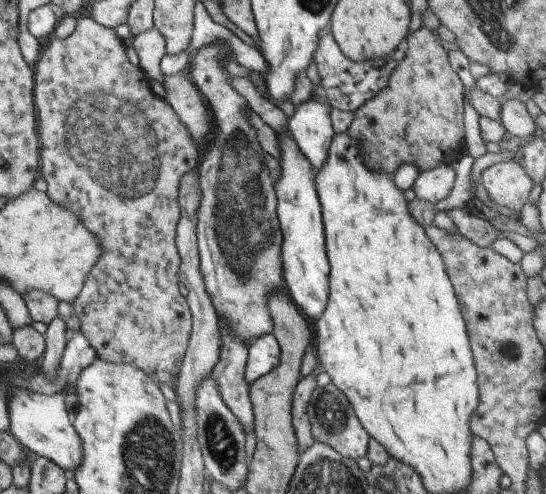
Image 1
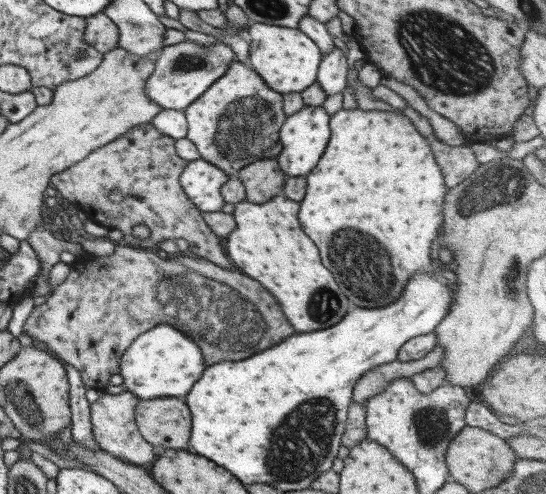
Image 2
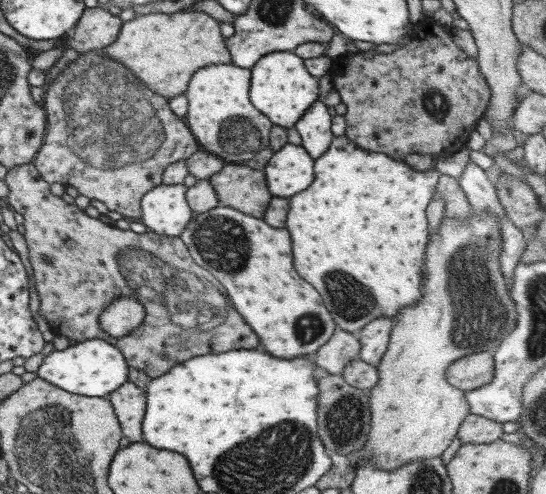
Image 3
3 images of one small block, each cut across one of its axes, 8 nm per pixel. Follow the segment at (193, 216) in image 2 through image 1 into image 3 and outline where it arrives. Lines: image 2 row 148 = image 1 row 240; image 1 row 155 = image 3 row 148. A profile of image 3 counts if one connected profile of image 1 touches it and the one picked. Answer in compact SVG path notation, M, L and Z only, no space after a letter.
M91 49L83 53L78 53L78 55L79 57L77 57L77 59L67 63L55 78L50 79L43 88L44 94L41 105L46 116L46 129L44 130L42 144L37 149L31 162L45 182L49 184L52 182L59 182L65 187L73 186L78 194L82 194L90 200L99 200L99 202L103 202L107 210L116 211L125 219L137 220L137 218L141 216L140 200L142 194L145 194L145 192L151 190L151 188L161 184L162 172L165 166L179 160L184 161L189 155L201 150L201 148L193 139L183 118L177 117L177 115L173 114L173 111L169 109L167 99L149 90L149 87L143 85L137 77L133 76L123 63L119 63L119 61L115 61L115 59L111 59L111 57L107 57L107 55L103 53L103 49Z

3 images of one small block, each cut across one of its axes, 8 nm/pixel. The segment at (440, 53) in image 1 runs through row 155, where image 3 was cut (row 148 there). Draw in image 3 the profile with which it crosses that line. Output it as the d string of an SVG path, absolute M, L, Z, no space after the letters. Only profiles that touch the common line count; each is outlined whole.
M431 17L423 18L421 21L413 25L411 40L407 46L398 51L392 51L389 54L381 54L375 51L358 51L354 54L345 54L344 56L332 57L328 72L331 76L332 88L337 90L341 104L345 104L346 111L344 113L345 128L344 136L362 149L387 154L393 160L401 160L409 153L429 154L435 158L439 156L451 155L453 152L461 150L466 143L467 132L471 129L475 120L483 116L489 100L489 87L485 83L485 78L479 72L476 59L469 58L451 39L449 28L439 25L433 21Z

